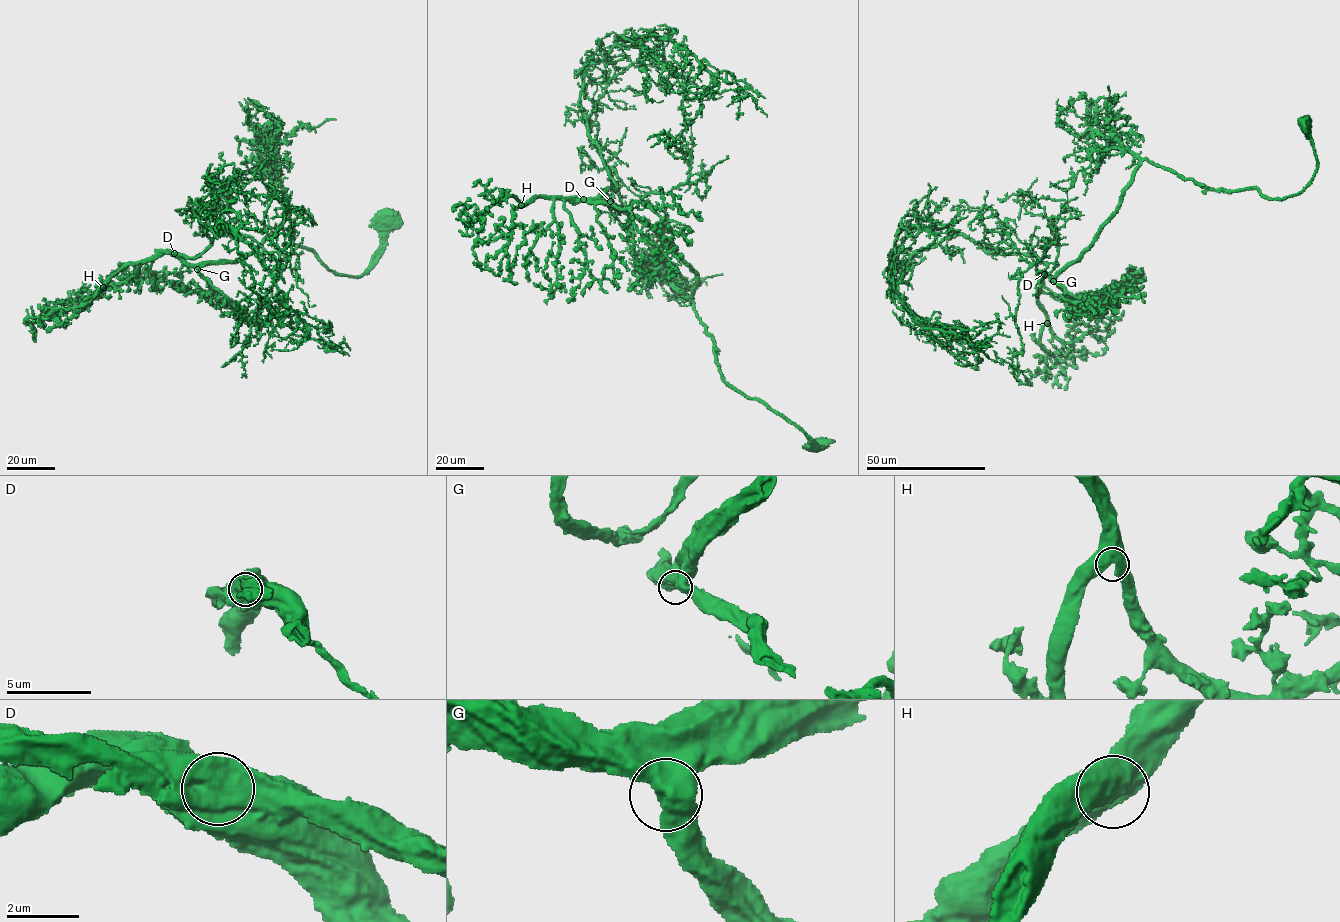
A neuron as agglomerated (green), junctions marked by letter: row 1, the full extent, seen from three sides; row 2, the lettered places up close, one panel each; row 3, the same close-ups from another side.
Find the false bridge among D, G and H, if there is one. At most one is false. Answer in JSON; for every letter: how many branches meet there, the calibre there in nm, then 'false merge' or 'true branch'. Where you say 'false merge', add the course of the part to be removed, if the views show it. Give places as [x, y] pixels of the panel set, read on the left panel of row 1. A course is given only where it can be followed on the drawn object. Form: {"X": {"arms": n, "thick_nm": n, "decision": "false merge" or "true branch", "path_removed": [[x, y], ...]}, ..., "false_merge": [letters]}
{"D": {"arms": 1, "thick_nm": 1300, "decision": "false merge", "path_removed": [[174, 253], [198, 257], [211, 244], [199, 199], [255, 249], [305, 340], [350, 350]]}, "G": {"arms": 2, "thick_nm": 550, "decision": "true branch"}, "H": {"arms": 2, "thick_nm": 650, "decision": "true branch"}, "false_merge": ["D"]}

